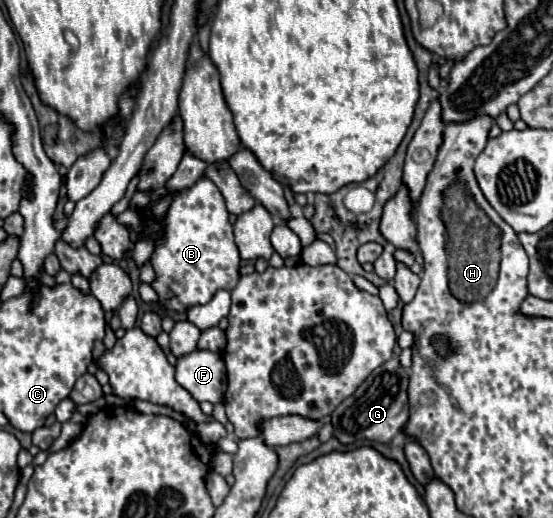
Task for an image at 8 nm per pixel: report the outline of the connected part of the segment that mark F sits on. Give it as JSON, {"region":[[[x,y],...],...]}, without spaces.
{"region":[[[194,350],[176,360],[176,382],[198,402],[222,402],[226,390],[226,366],[220,354]]]}

